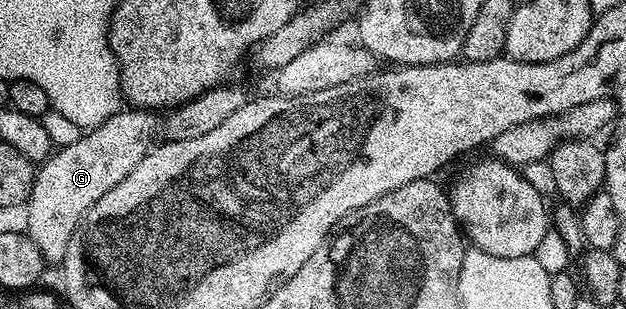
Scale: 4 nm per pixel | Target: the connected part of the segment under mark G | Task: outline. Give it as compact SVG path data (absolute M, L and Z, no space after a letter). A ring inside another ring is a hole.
M123 108L112 115L112 119L83 132L76 143L68 143L51 152L37 166L34 186L24 206L24 232L35 241L47 262L60 263L65 259L68 243L72 243L72 235L82 224L86 211L104 199L104 195L108 195L108 191L112 191L112 187L127 177L132 167L150 152L154 132L160 129L160 121L154 117L157 116L153 112L144 109Z

